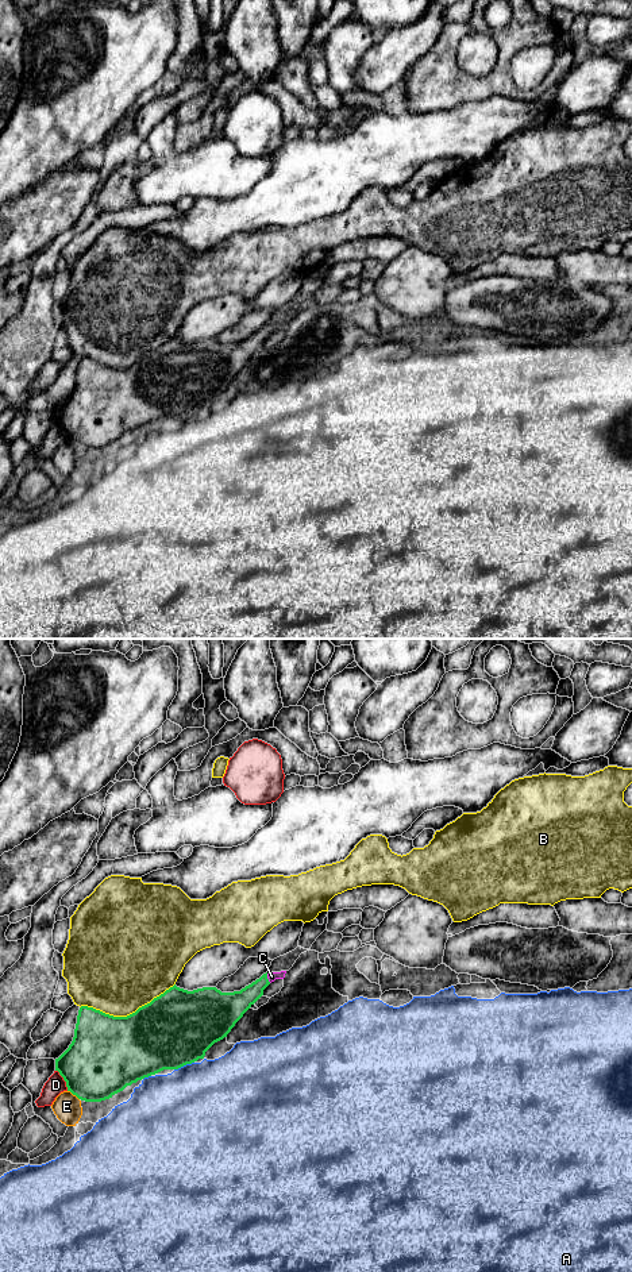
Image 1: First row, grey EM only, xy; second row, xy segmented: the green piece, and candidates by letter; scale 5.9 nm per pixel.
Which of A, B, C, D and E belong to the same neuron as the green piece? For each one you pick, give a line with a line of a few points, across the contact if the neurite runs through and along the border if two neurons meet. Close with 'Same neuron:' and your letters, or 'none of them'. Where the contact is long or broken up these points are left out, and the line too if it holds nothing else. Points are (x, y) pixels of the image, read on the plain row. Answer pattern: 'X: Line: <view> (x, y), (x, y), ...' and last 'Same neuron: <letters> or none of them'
C: Line: xy (234, 357), (247, 349), (266, 330), (272, 328)
Same neuron: C

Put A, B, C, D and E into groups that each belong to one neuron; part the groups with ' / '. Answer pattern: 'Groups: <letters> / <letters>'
Groups: A / B / C / D / E

